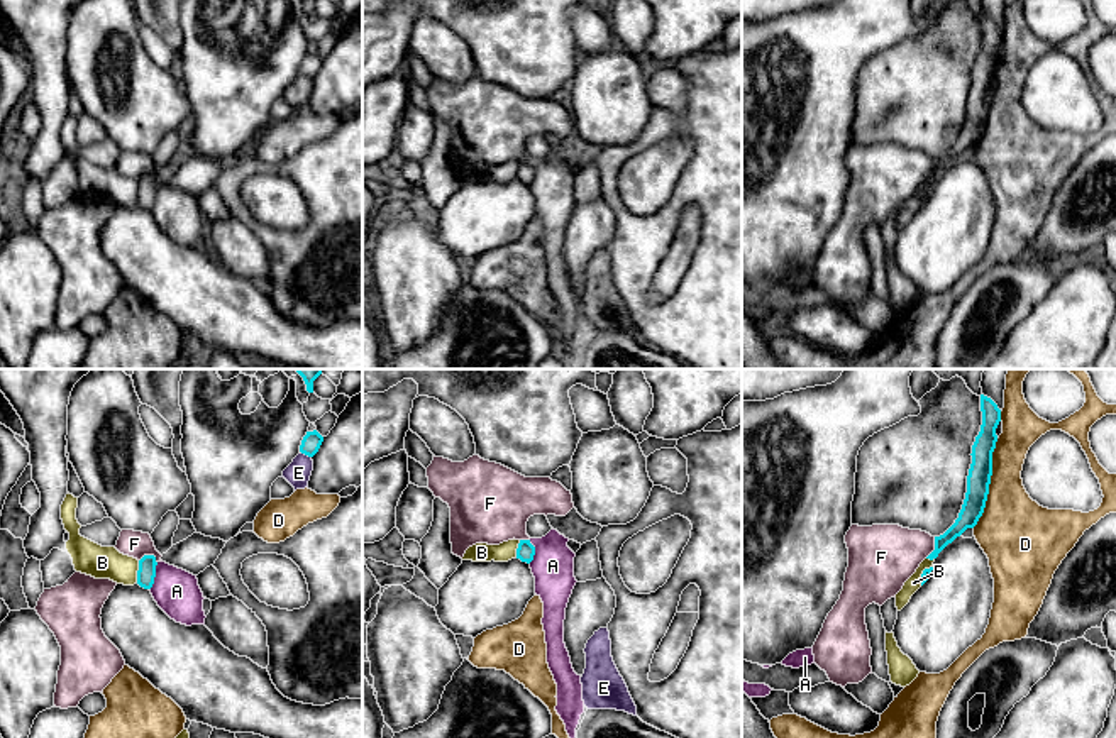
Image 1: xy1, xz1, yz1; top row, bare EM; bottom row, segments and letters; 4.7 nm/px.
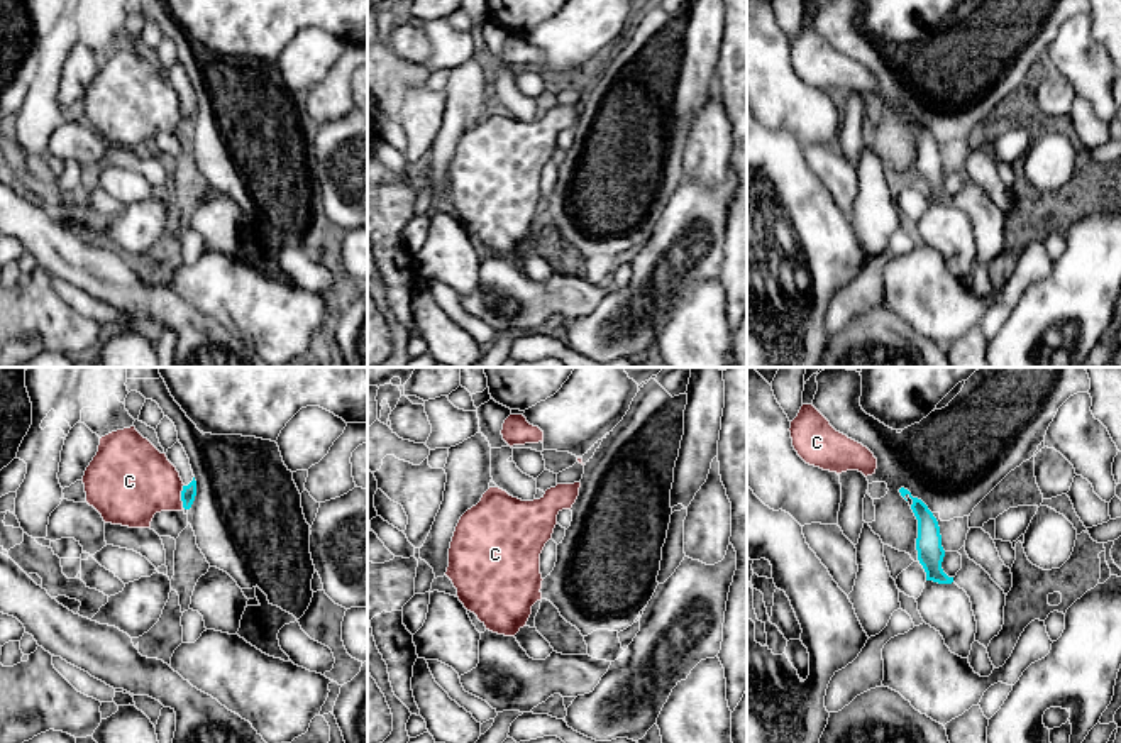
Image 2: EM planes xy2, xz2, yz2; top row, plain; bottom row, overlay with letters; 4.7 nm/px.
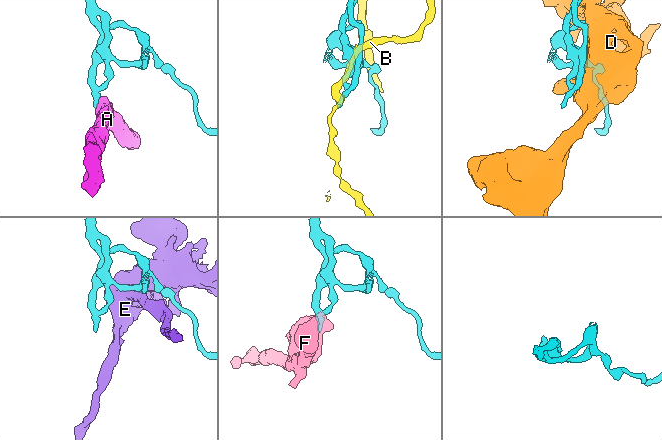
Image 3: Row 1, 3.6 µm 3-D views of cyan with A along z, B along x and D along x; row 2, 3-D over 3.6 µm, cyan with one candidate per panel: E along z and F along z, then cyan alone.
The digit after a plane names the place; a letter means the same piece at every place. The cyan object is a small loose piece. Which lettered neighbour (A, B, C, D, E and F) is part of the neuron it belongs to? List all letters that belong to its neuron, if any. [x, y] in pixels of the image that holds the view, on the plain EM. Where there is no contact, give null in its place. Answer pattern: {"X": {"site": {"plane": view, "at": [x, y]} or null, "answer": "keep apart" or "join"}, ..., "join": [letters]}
{"A": {"site": {"plane": "xy1", "at": [154, 197]}, "answer": "keep apart"}, "B": {"site": {"plane": "xy1", "at": [138, 192]}, "answer": "keep apart"}, "C": {"site": {"plane": "xy2", "at": [182, 117]}, "answer": "keep apart"}, "D": {"site": {"plane": "yz1", "at": [989, 104]}, "answer": "keep apart"}, "E": {"site": {"plane": "xy1", "at": [305, 75]}, "answer": "keep apart"}, "F": {"site": {"plane": "xy1", "at": [148, 176]}, "answer": "keep apart"}, "join": []}

